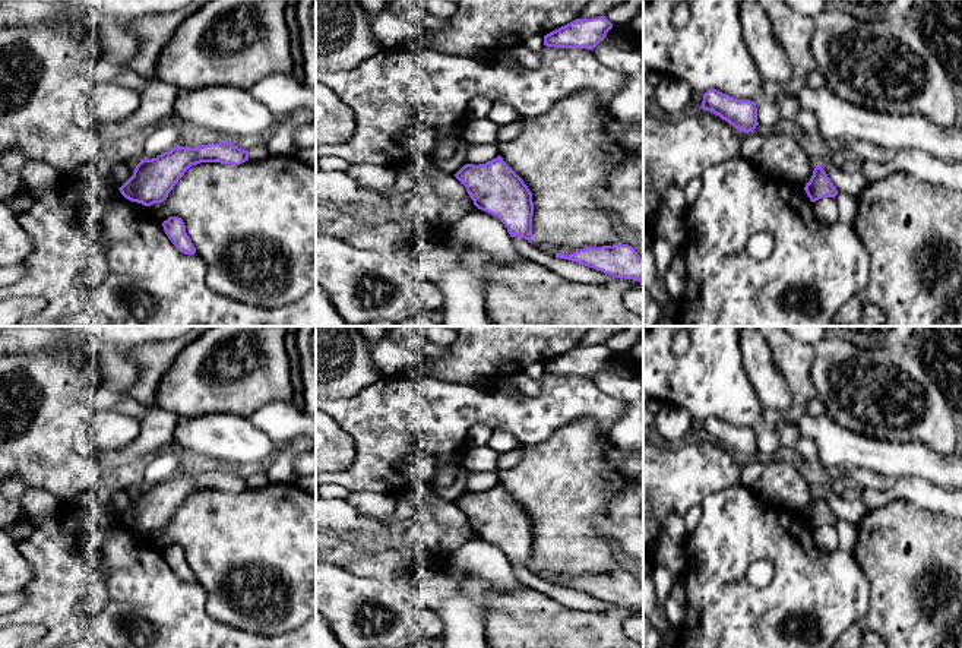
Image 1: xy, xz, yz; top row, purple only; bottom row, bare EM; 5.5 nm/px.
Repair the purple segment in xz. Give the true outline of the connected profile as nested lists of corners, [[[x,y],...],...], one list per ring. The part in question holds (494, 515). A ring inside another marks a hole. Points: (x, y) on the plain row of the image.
[[[500,483],[485,491],[466,491],[455,505],[466,515],[474,532],[497,544],[510,565],[532,570],[532,521]]]

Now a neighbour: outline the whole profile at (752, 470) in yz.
[[[749,459],[741,462],[740,481],[746,487],[751,487],[763,474],[765,465],[759,461]]]

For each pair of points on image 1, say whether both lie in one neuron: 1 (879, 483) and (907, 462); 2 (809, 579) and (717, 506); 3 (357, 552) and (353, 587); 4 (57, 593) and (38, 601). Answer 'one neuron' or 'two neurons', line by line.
1: two neurons
2: one neuron
3: two neurons
4: one neuron

